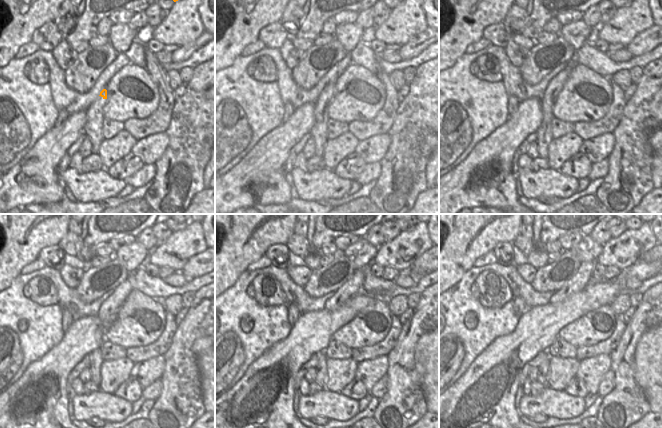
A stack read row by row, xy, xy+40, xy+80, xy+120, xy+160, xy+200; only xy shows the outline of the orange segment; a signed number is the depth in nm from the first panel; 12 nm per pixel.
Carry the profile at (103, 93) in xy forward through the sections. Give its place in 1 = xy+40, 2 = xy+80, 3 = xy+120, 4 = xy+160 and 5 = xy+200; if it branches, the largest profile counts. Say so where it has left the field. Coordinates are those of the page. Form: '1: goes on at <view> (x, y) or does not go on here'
1: goes on at xy+40 (329, 91)
2: goes on at xy+80 (556, 84)
3: goes on at xy+120 (107, 313)
4: goes on at xy+160 (353, 286)
5: goes on at xy+200 (579, 281)

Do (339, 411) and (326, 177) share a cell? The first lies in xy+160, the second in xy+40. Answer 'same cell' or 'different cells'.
same cell

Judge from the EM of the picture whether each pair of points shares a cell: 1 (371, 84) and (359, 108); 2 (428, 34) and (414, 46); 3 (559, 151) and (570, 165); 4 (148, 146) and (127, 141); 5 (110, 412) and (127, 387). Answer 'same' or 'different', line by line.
1: same
2: same
3: different
4: different
5: different

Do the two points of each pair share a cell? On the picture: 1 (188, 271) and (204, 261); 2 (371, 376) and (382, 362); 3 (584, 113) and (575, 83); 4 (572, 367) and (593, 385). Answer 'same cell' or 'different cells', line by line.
1: same cell
2: same cell
3: same cell
4: different cells

